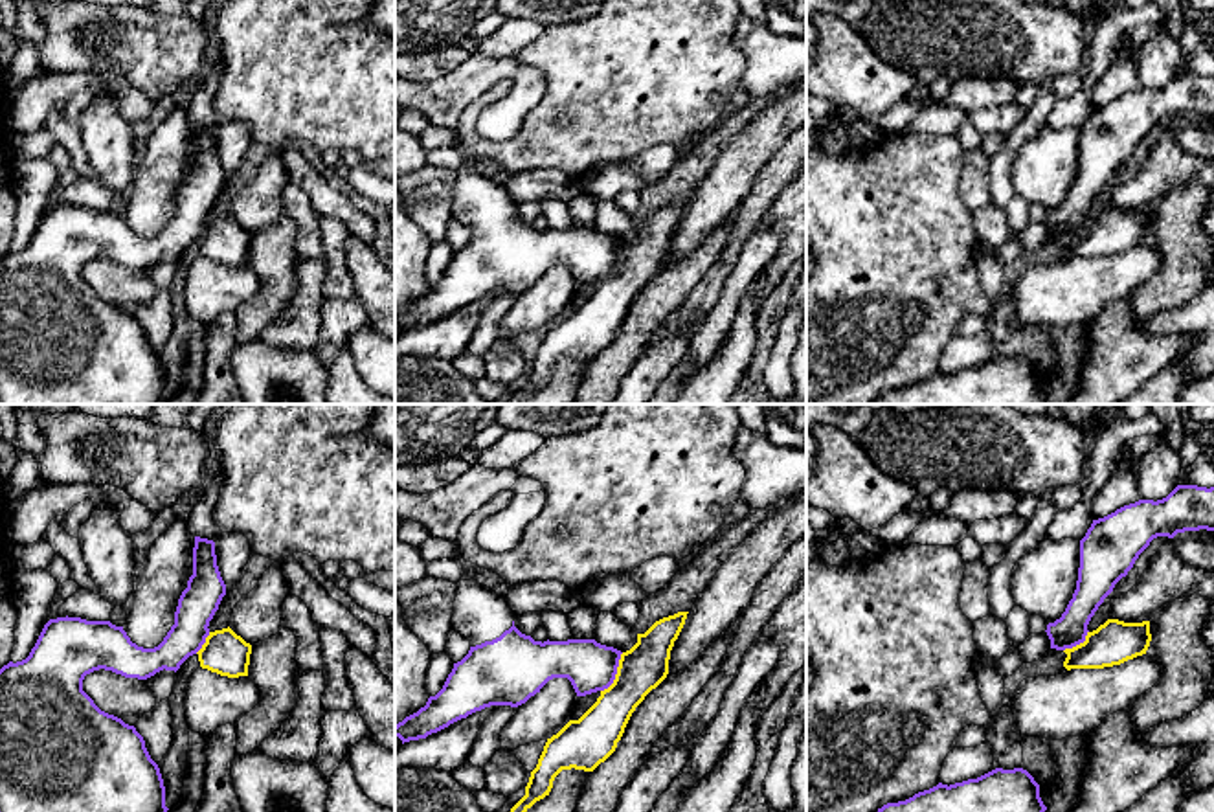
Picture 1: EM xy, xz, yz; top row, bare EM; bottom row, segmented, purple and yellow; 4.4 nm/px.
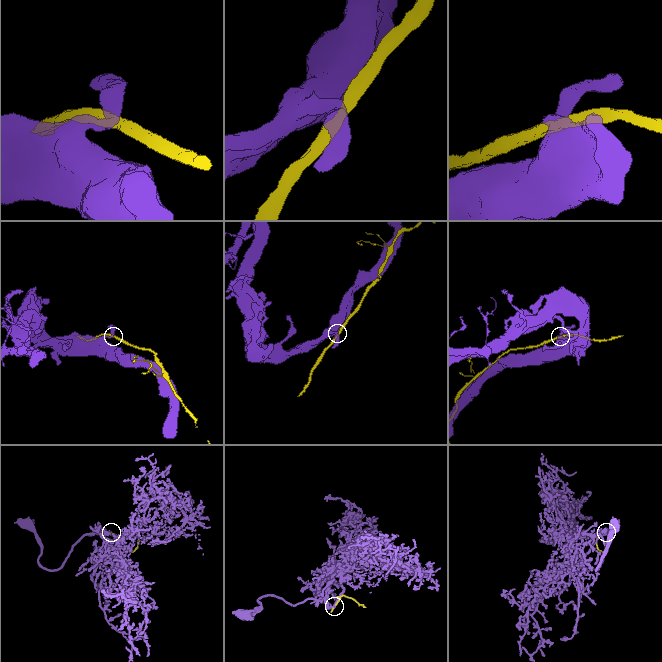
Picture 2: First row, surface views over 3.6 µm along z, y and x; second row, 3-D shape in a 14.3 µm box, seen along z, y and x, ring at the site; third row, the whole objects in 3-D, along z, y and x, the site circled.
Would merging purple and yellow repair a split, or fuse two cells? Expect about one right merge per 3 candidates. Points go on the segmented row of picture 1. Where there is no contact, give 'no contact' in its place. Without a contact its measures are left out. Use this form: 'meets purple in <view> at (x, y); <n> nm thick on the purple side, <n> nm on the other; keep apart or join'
meets purple in xz at (616, 673); 220 nm thick on the purple side, 200 nm on the other; keep apart

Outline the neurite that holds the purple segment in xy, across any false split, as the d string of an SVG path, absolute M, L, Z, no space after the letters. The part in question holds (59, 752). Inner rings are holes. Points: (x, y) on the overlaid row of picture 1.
M195 536L193 575L178 599L174 625L158 647L138 647L123 626L110 621L68 615L50 619L29 656L0 669L0 812L167 812L163 779L143 737L134 726L101 711L83 691L83 680L99 669L138 680L147 680L163 669L176 672L206 643L209 621L224 595L226 584L217 566L215 542Z

